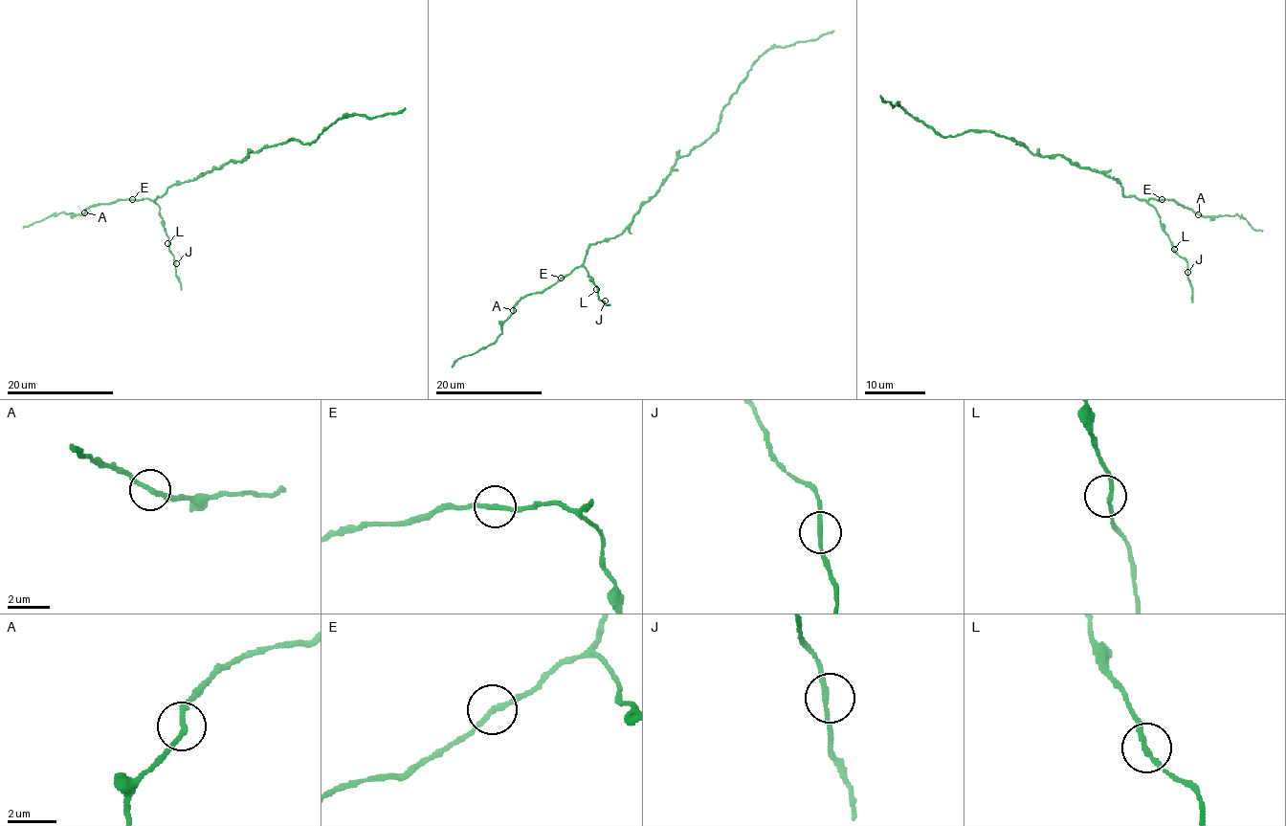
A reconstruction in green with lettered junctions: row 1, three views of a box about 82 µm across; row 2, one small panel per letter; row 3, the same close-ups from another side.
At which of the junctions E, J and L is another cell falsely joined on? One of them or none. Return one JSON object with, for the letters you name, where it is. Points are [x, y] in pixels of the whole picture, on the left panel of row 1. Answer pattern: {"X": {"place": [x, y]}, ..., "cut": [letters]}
{"E": {"place": [132, 199]}, "cut": ["E"]}

